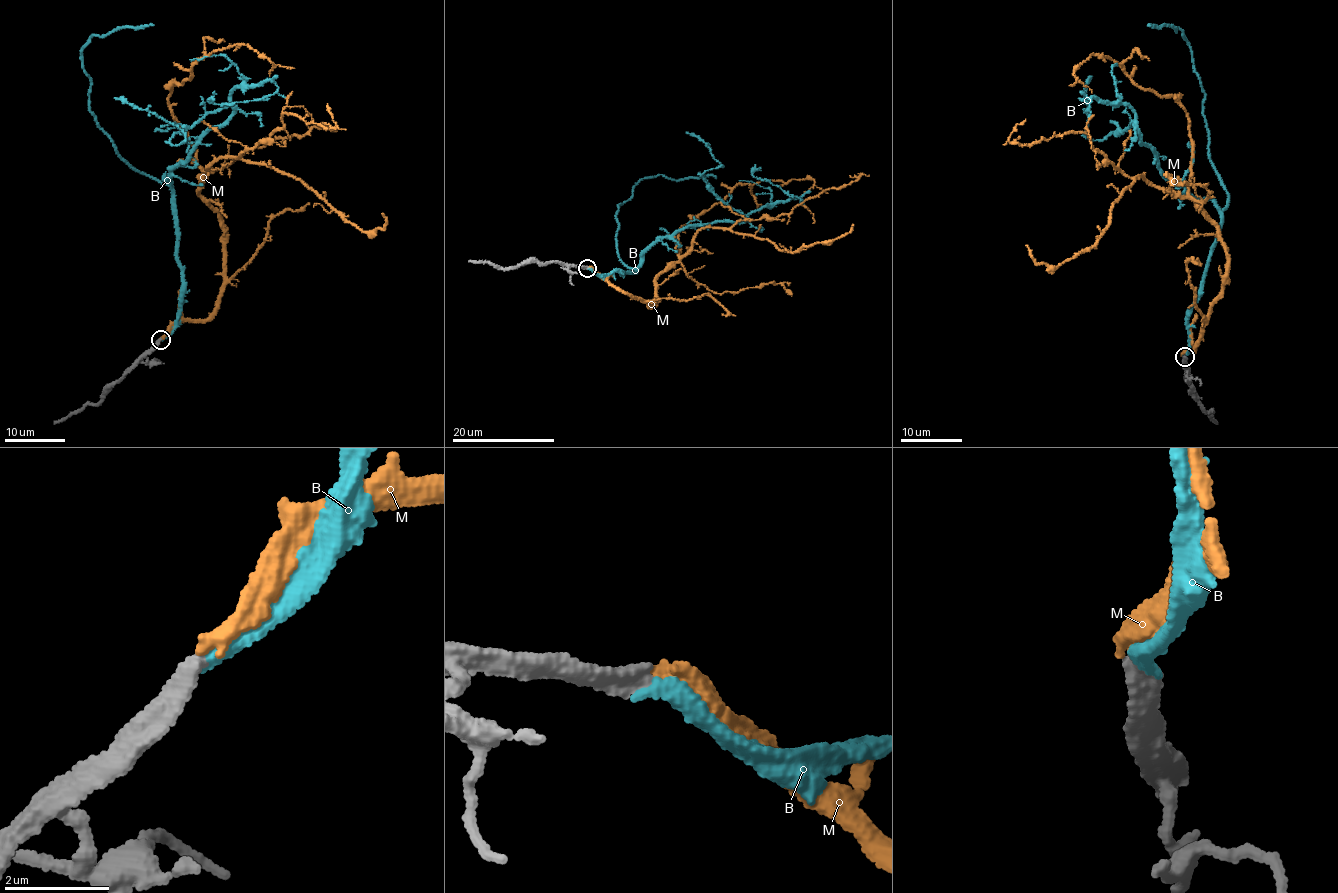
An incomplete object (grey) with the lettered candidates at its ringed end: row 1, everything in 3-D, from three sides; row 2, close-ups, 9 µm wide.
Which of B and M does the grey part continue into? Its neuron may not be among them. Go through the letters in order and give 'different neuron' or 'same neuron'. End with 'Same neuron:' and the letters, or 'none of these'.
B: same neuron
M: different neuron
Same neuron: B

